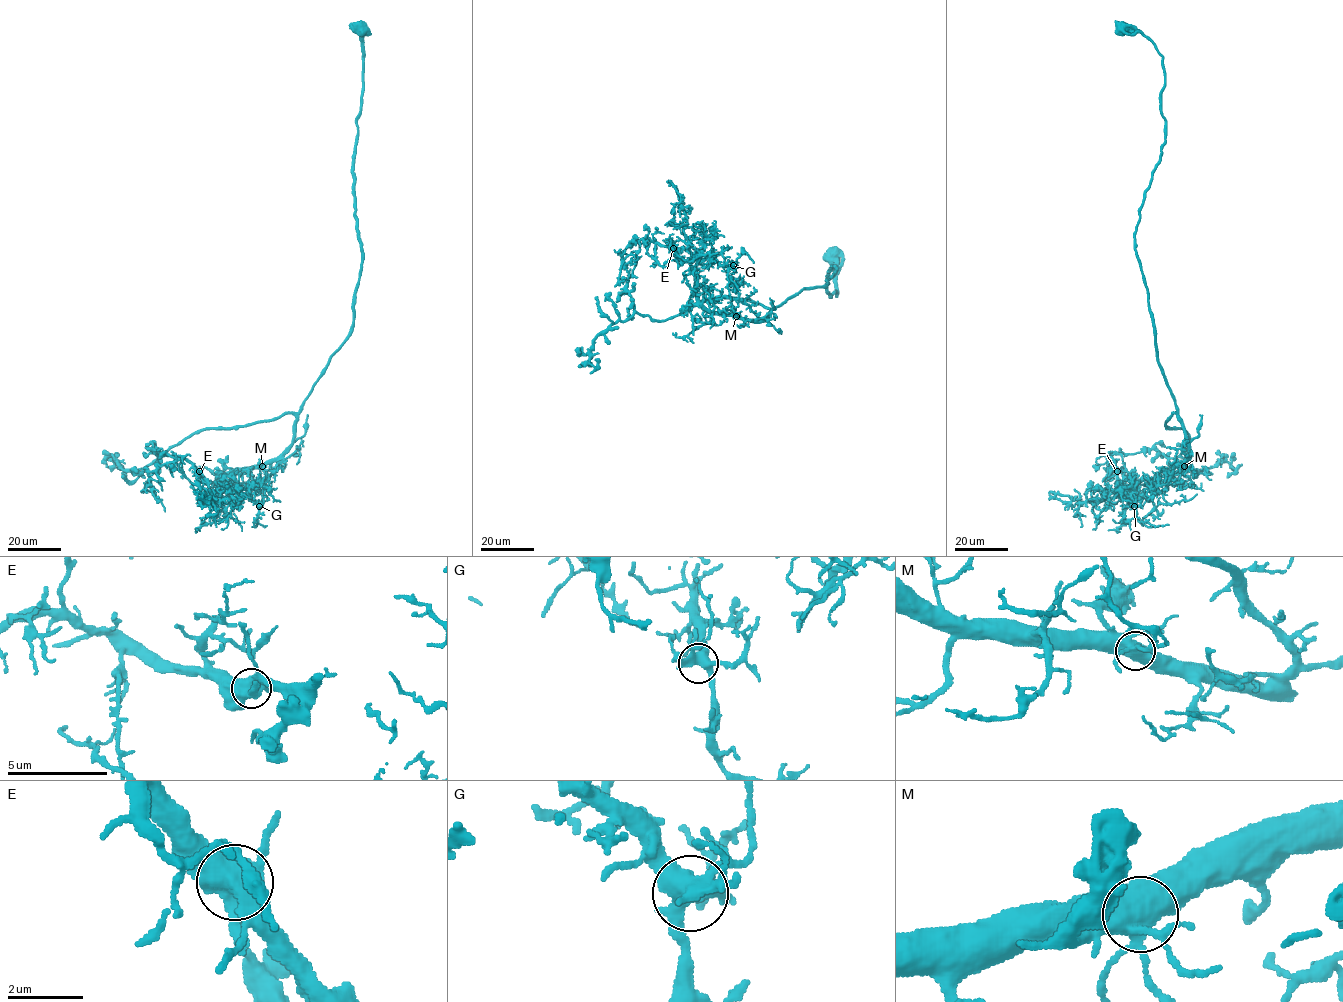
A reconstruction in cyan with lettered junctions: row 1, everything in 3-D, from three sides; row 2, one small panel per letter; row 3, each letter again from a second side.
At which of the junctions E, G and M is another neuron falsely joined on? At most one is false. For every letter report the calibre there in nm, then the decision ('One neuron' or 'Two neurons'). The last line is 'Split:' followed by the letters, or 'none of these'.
E: Thickness 600 nm. One neuron
G: Thickness 460 nm. One neuron
M: Thickness 650 nm. One neuron
Split: none of these

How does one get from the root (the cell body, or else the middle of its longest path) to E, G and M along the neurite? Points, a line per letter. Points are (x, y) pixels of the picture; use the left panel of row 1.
E: (360, 28), (353, 173), (361, 266), (351, 334), (280, 455), (233, 470), (216, 490), (200, 472)
G: (360, 28), (363, 91), (353, 173), (361, 266), (351, 334), (305, 401), (291, 445), (220, 480), (259, 506)
M: (360, 28), (363, 91), (353, 173), (361, 266), (351, 334), (332, 355), (305, 401), (291, 445), (262, 465)

